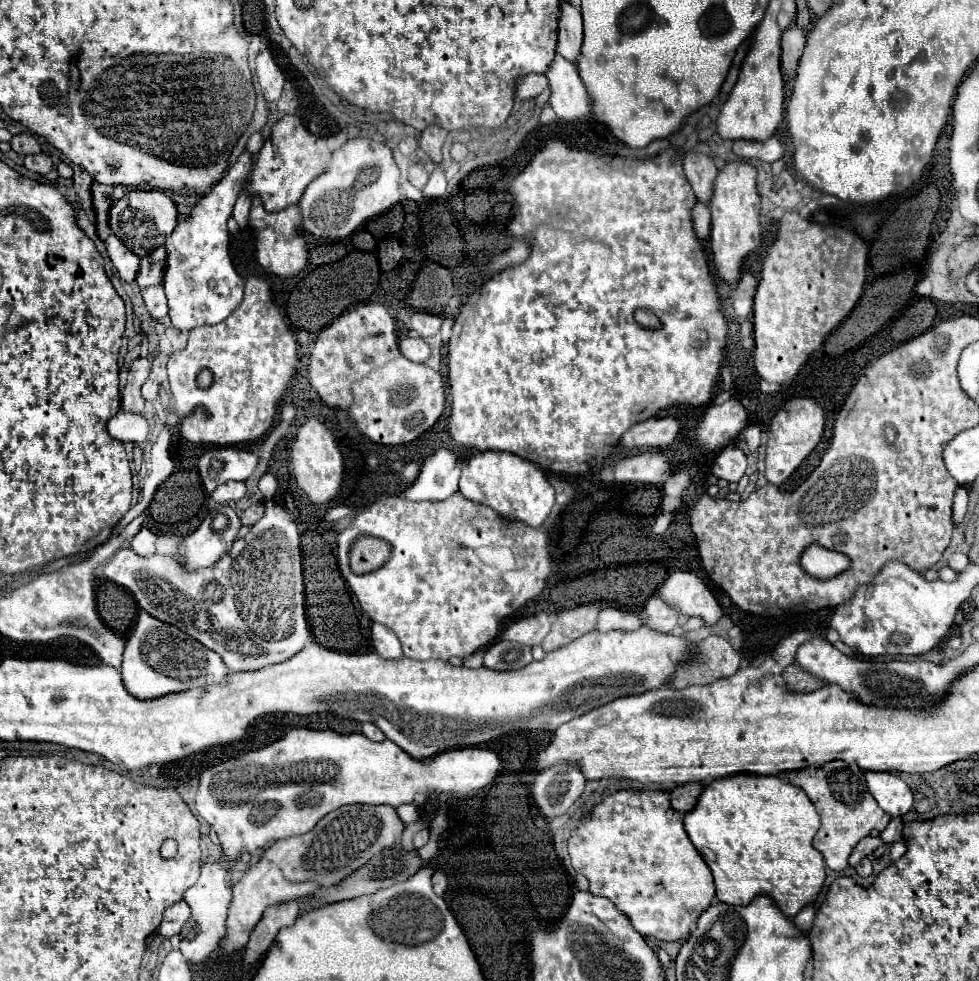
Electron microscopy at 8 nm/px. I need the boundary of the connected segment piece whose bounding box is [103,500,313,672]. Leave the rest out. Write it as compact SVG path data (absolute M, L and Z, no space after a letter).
M265 502L265 508L265 516L253 524L251 532L235 540L233 548L211 568L183 572L173 556L143 558L125 546L105 564L103 574L129 588L143 610L217 652L231 672L285 662L303 650L313 634L305 616L297 524L275 502Z

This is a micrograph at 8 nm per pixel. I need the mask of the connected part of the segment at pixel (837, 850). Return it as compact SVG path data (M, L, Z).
M857 764L837 766L833 770L827 770L825 766L807 766L787 772L787 780L803 788L817 808L821 816L821 828L813 838L813 846L823 854L825 864L835 872L841 872L849 866L847 858L861 838L869 836L871 830L883 830L891 820L891 816L887 816L887 812L879 808L879 804L867 790L863 770Z

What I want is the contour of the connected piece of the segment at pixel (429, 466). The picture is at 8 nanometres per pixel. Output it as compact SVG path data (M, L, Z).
M439 448L435 454L427 456L419 468L417 478L409 488L405 488L399 498L405 500L445 500L457 490L461 476L459 454Z

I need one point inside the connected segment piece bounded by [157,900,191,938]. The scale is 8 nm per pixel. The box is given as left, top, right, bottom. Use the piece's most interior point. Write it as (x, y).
(175, 916)

